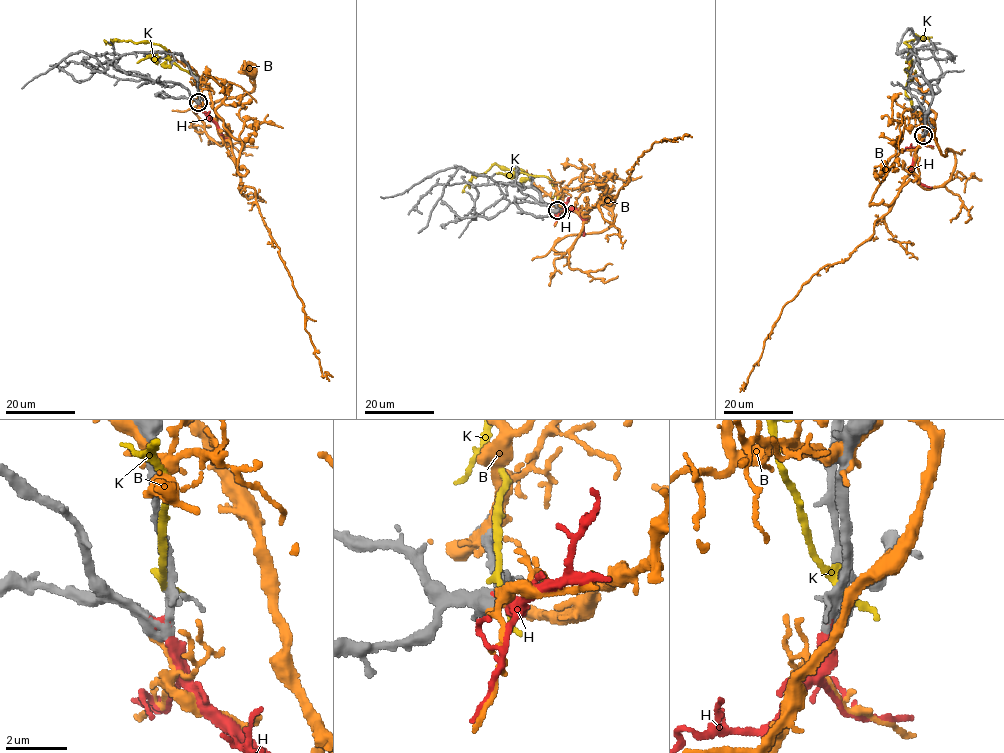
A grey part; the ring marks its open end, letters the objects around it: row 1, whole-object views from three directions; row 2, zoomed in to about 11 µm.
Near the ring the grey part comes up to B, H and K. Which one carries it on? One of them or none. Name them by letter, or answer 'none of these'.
H

